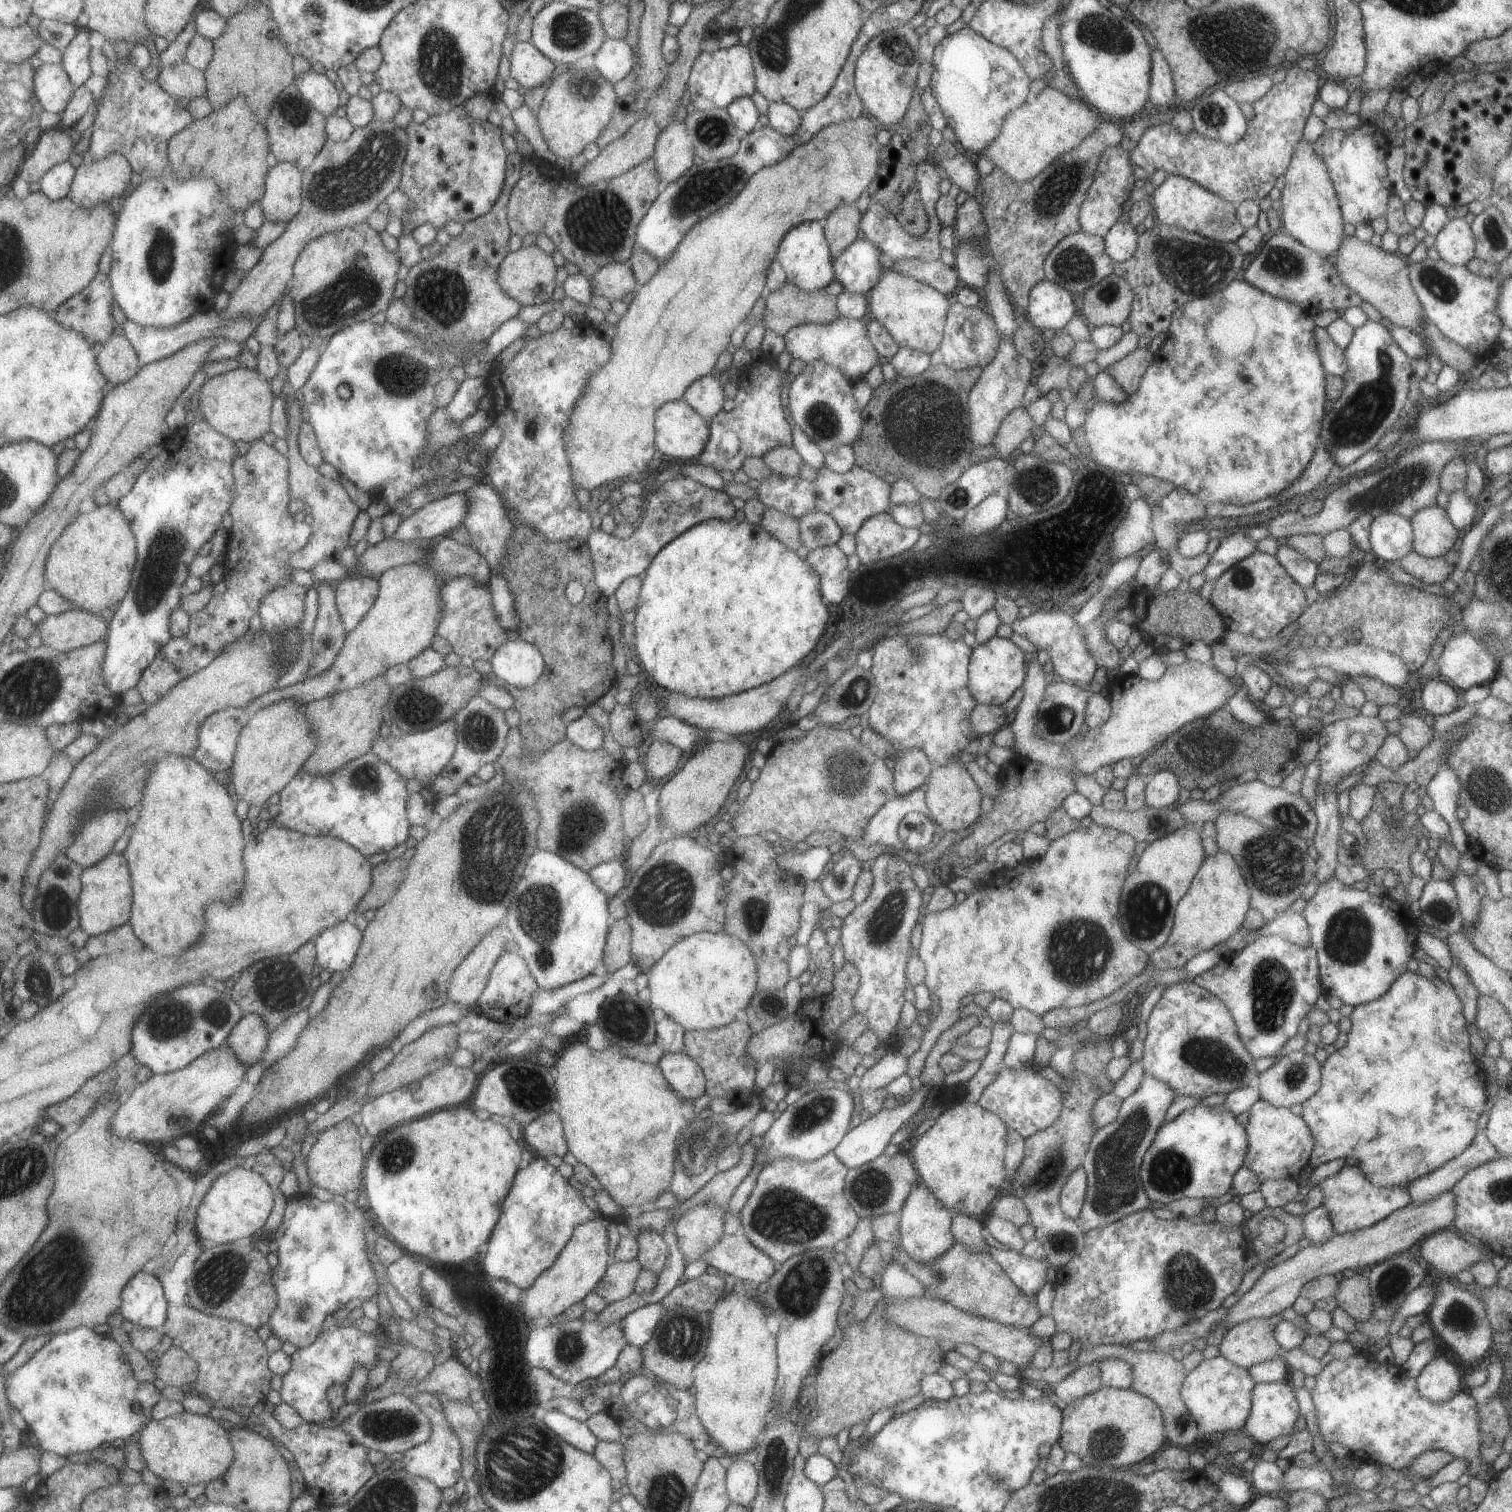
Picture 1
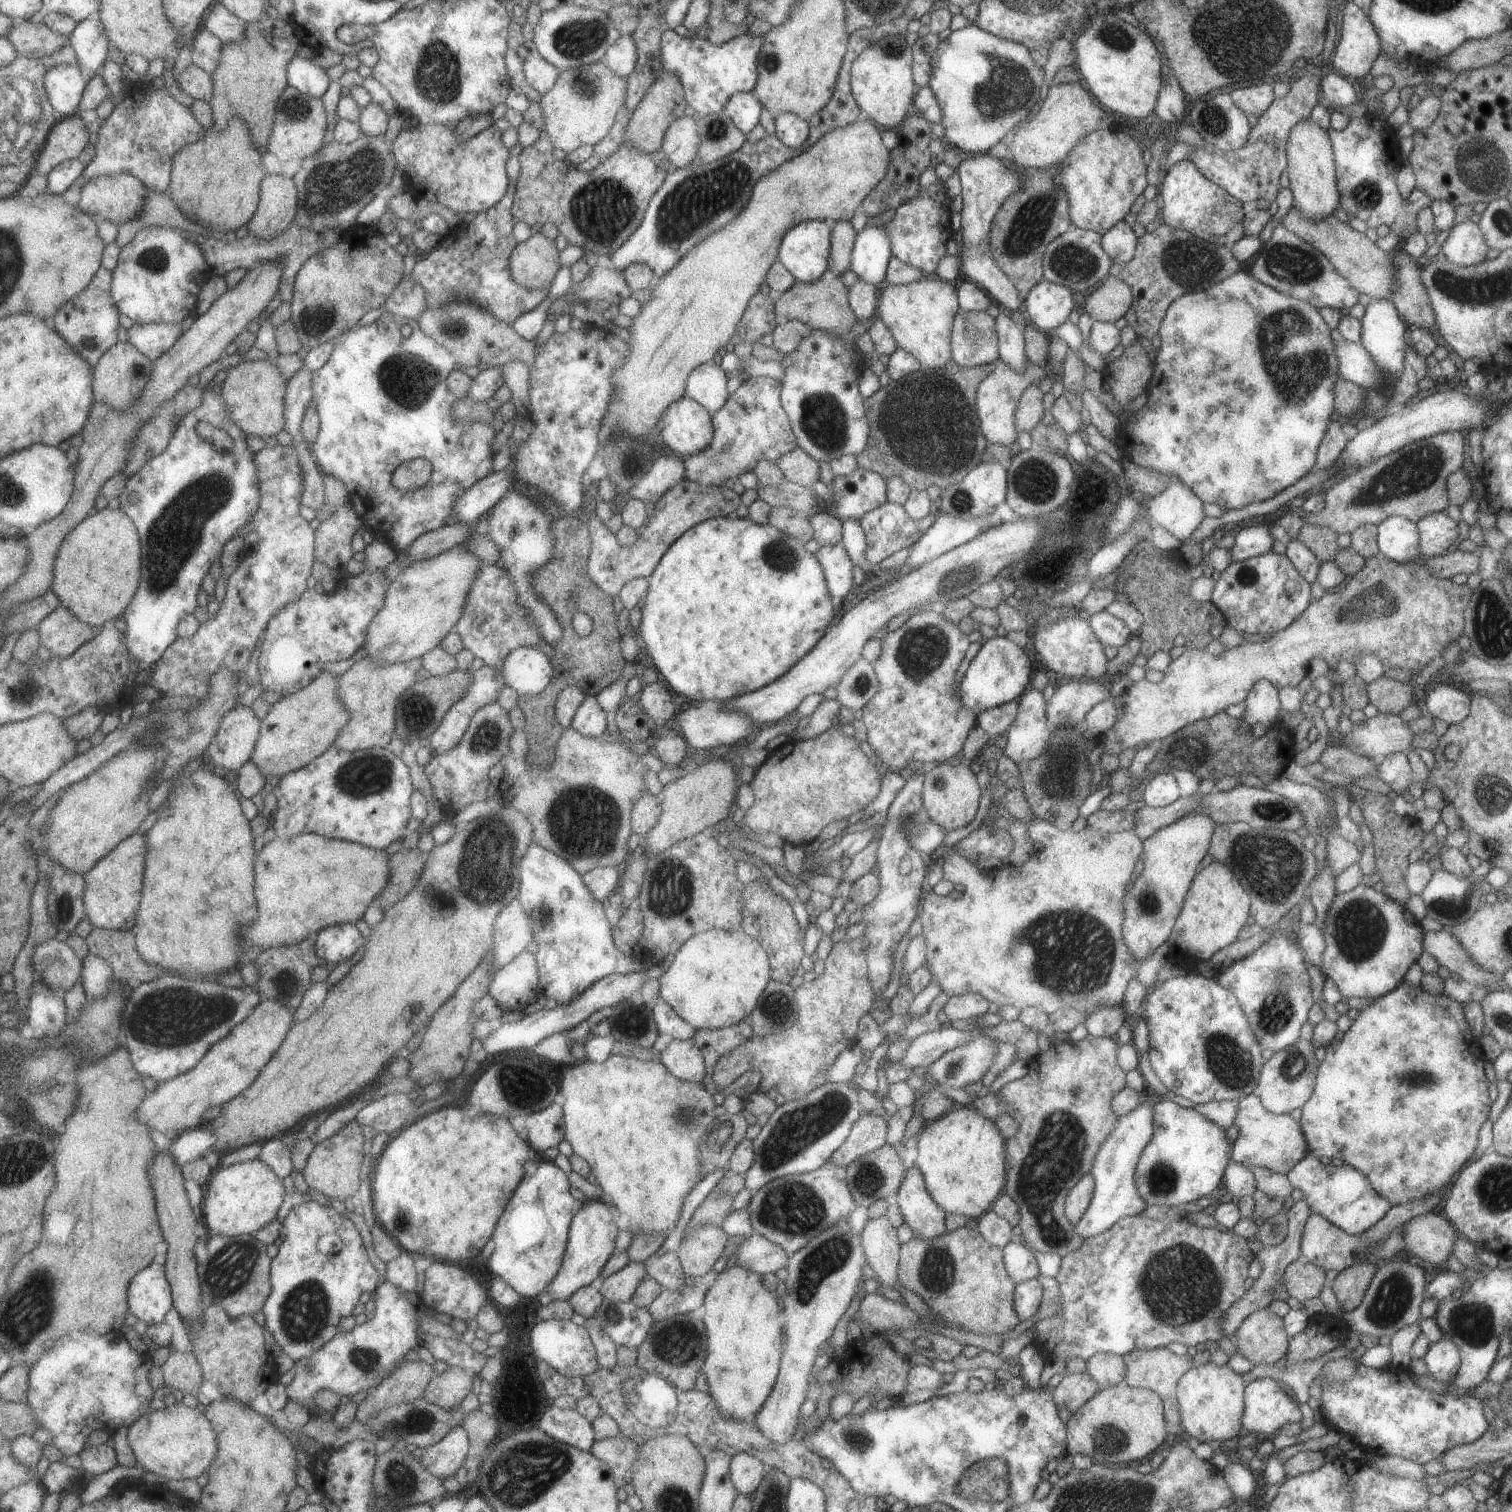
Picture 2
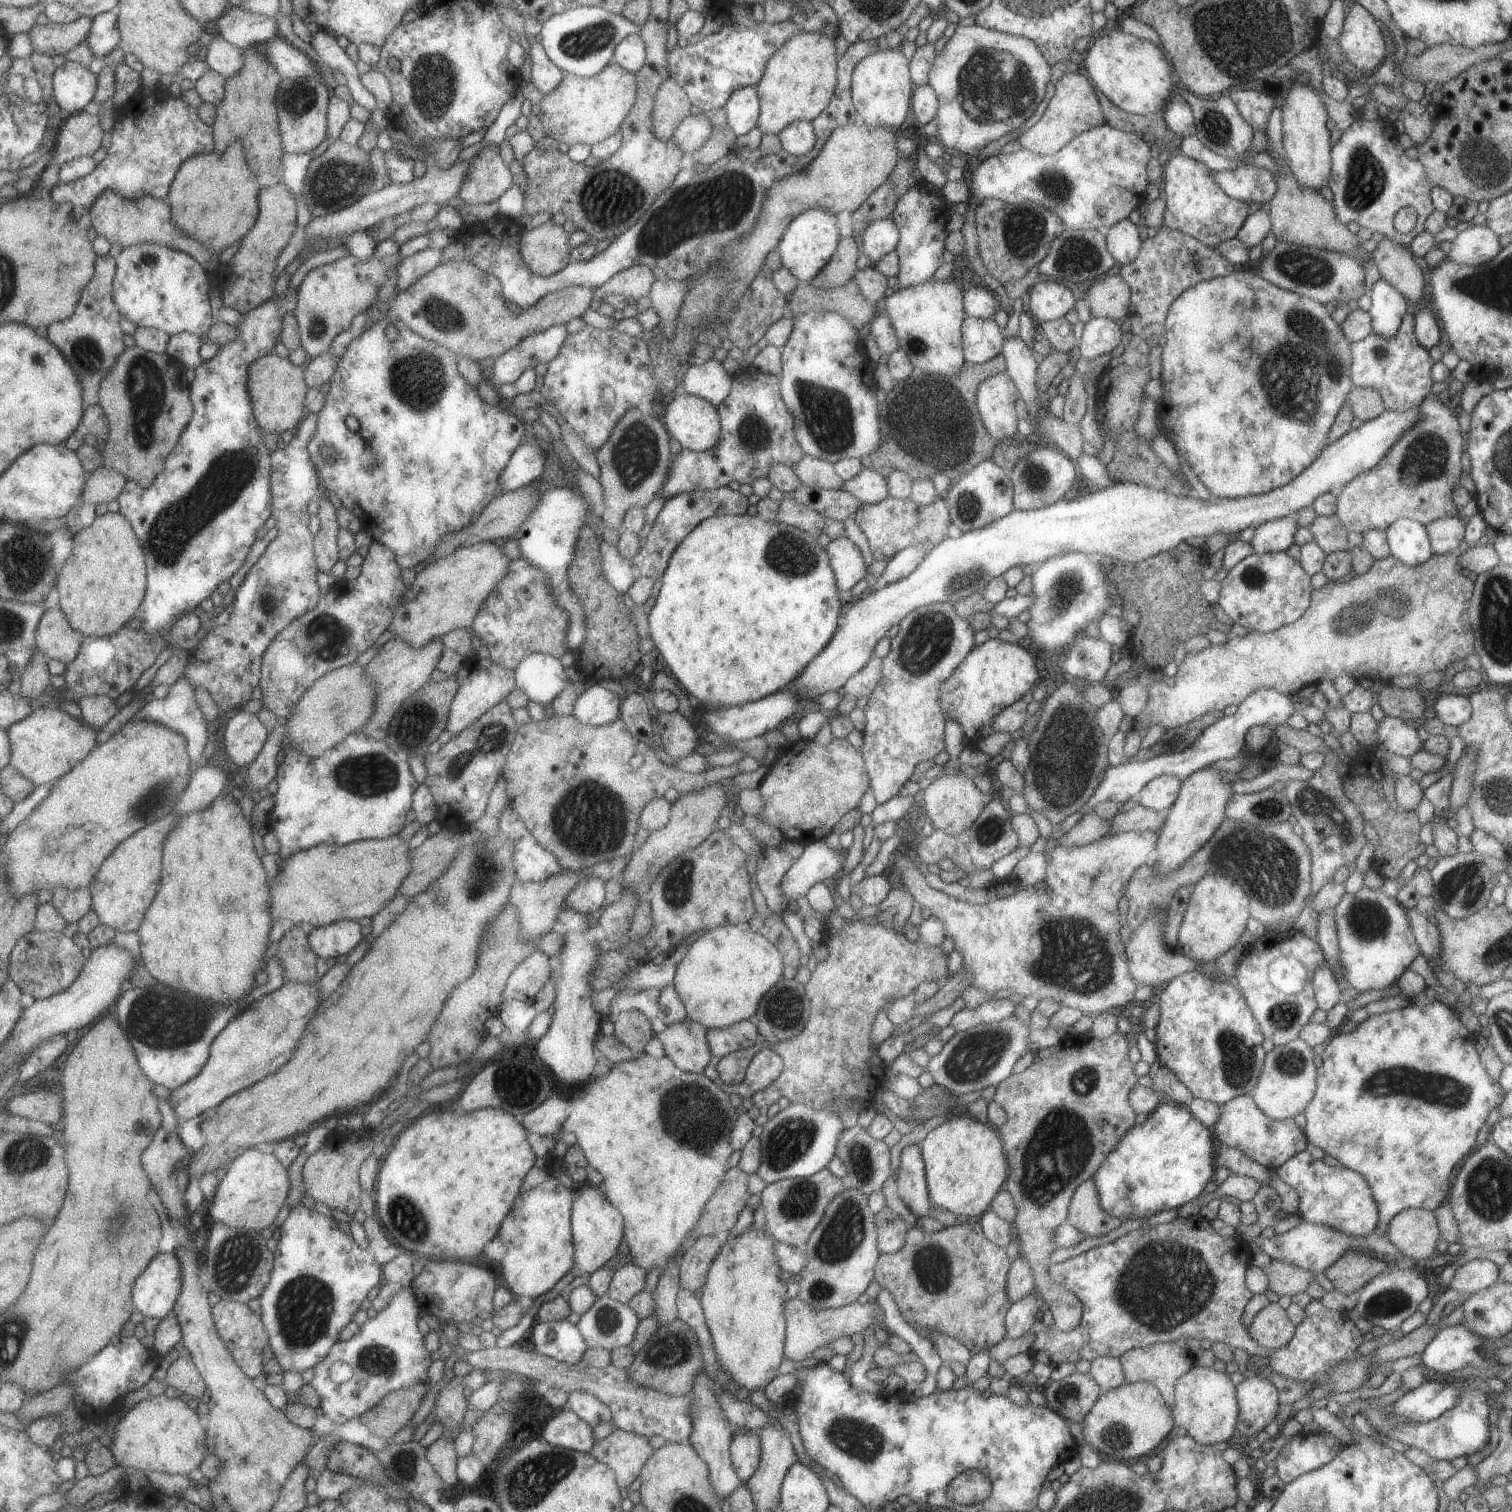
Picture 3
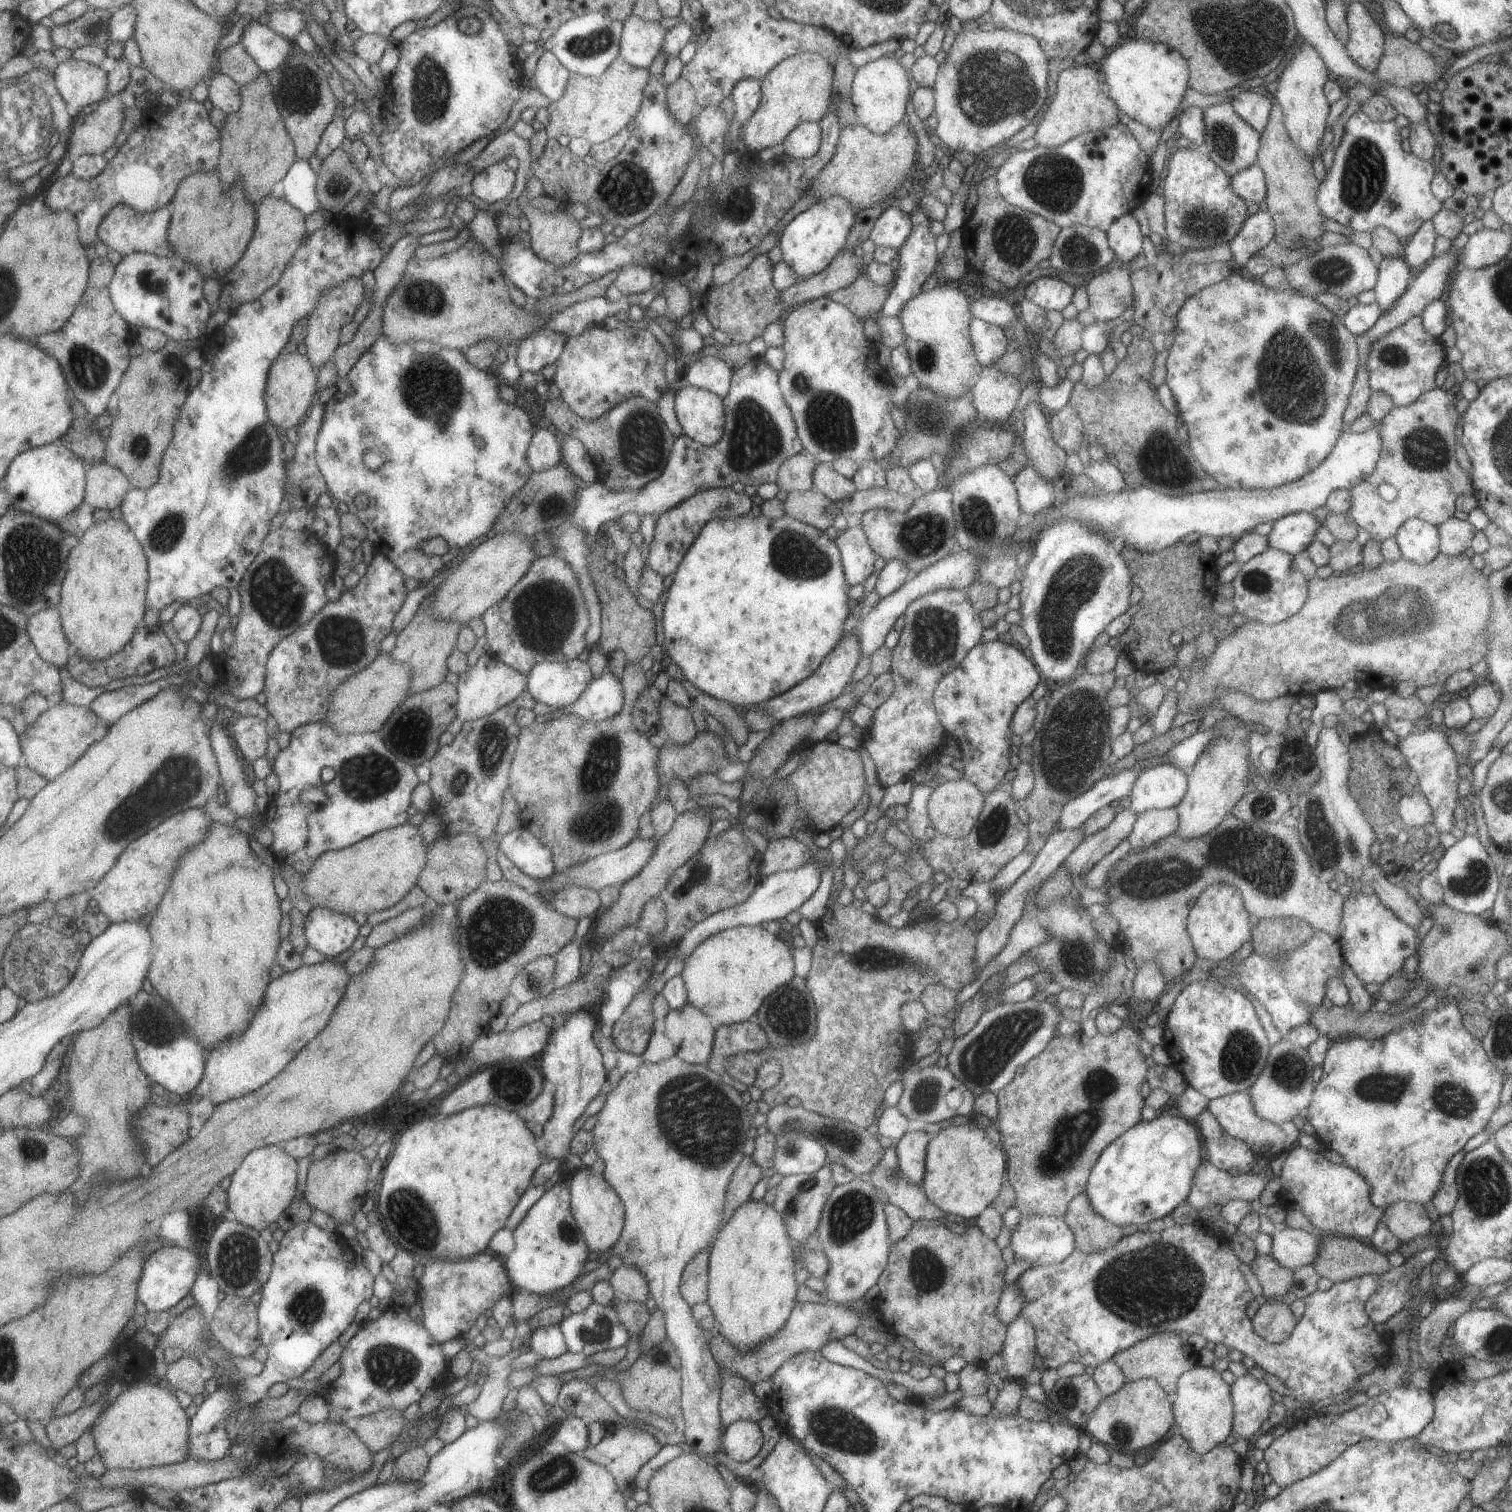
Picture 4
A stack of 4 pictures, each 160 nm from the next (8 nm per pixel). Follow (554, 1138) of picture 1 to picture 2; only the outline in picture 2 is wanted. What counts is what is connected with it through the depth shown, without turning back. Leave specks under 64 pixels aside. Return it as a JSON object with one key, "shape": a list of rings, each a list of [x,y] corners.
{"shape":[[[556,1100],[543,1110],[528,1114],[524,1120],[527,1142],[541,1155],[545,1148],[556,1147],[564,1138],[564,1116],[560,1100]]]}

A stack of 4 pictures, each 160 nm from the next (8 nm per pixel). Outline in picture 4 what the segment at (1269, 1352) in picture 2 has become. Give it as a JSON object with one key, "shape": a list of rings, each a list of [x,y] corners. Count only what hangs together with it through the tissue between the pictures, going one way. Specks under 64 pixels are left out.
{"shape":[[[1282,1301],[1264,1303],[1250,1319],[1252,1329],[1268,1343],[1282,1343],[1296,1325],[1296,1318],[1291,1309]]]}

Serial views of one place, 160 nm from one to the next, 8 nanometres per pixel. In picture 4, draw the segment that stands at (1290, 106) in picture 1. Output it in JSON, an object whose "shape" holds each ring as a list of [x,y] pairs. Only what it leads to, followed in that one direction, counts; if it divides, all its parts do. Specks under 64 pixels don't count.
{"shape":[[[1253,164],[1230,177],[1232,191],[1247,204],[1263,202],[1266,199],[1266,184],[1263,171]]]}

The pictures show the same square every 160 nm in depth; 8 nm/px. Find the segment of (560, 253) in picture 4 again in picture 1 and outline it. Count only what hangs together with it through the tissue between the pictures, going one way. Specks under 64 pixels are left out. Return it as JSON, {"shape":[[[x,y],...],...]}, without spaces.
{"shape":[[[536,244],[522,246],[516,251],[510,251],[499,263],[496,281],[500,289],[521,306],[533,306],[550,300],[555,283],[555,265],[551,254],[545,253]]]}

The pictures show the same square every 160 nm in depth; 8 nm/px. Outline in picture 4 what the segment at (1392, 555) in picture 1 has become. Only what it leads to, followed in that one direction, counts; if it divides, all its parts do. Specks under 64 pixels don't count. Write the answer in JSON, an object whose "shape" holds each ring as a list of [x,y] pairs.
{"shape":[[[1408,518],[1398,526],[1394,539],[1402,557],[1418,565],[1431,562],[1440,553],[1436,525],[1420,518]]]}

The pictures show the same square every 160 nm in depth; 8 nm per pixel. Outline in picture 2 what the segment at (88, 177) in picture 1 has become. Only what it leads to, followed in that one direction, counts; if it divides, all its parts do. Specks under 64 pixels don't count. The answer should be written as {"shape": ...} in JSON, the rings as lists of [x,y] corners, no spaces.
{"shape":[[[123,173],[115,176],[98,176],[87,180],[81,186],[79,207],[91,215],[99,224],[105,220],[123,224],[129,220],[139,219],[147,204],[149,188],[135,175]]]}

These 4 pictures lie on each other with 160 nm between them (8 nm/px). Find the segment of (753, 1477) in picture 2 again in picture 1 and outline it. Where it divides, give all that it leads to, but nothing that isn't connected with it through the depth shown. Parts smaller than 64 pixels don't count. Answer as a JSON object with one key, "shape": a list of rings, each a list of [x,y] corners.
{"shape":[[[735,1458],[726,1463],[726,1491],[731,1503],[748,1508],[756,1495],[758,1474],[751,1458]]]}

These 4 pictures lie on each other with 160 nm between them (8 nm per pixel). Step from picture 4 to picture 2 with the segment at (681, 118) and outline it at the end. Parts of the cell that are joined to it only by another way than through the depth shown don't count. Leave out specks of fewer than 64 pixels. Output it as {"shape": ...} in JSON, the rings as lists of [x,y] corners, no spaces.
{"shape":[[[667,71],[661,72],[660,78],[655,79],[655,82],[646,90],[636,109],[632,112],[624,130],[623,143],[627,143],[644,153],[659,151],[665,129],[673,120],[684,115],[683,109],[686,105],[679,79]]]}

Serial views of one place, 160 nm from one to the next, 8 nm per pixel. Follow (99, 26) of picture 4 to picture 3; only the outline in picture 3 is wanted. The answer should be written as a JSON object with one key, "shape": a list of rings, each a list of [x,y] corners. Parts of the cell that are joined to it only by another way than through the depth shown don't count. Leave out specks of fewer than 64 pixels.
{"shape":[[[79,17],[78,21],[72,23],[53,23],[36,25],[32,28],[31,36],[34,40],[37,53],[57,56],[66,55],[81,43],[85,43],[92,31],[93,17]]]}

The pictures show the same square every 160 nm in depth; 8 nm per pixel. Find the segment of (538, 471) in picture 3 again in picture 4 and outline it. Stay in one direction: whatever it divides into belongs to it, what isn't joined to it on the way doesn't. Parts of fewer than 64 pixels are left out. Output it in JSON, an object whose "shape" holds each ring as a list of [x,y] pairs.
{"shape":[[[535,428],[526,450],[532,472],[544,471],[562,462],[559,436],[545,428]]]}

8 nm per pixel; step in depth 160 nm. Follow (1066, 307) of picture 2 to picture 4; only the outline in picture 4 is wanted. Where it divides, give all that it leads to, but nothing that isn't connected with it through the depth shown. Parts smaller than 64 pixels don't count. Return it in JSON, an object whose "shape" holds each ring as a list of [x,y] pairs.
{"shape":[[[1040,277],[1024,288],[1024,296],[1045,310],[1061,311],[1071,302],[1074,288],[1056,277]]]}

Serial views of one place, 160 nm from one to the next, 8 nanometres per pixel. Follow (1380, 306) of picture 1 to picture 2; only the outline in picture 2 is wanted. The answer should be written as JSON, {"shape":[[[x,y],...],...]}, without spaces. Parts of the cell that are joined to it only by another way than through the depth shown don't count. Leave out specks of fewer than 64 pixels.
{"shape":[[[1288,208],[1286,214],[1282,217],[1281,225],[1285,230],[1291,231],[1313,248],[1316,248],[1327,260],[1331,266],[1359,293],[1366,294],[1371,300],[1387,297],[1392,298],[1392,288],[1394,279],[1392,274],[1392,262],[1390,254],[1379,249],[1365,233],[1360,233],[1341,222],[1333,215],[1323,217],[1322,219],[1308,219],[1300,213],[1299,209]]]}

